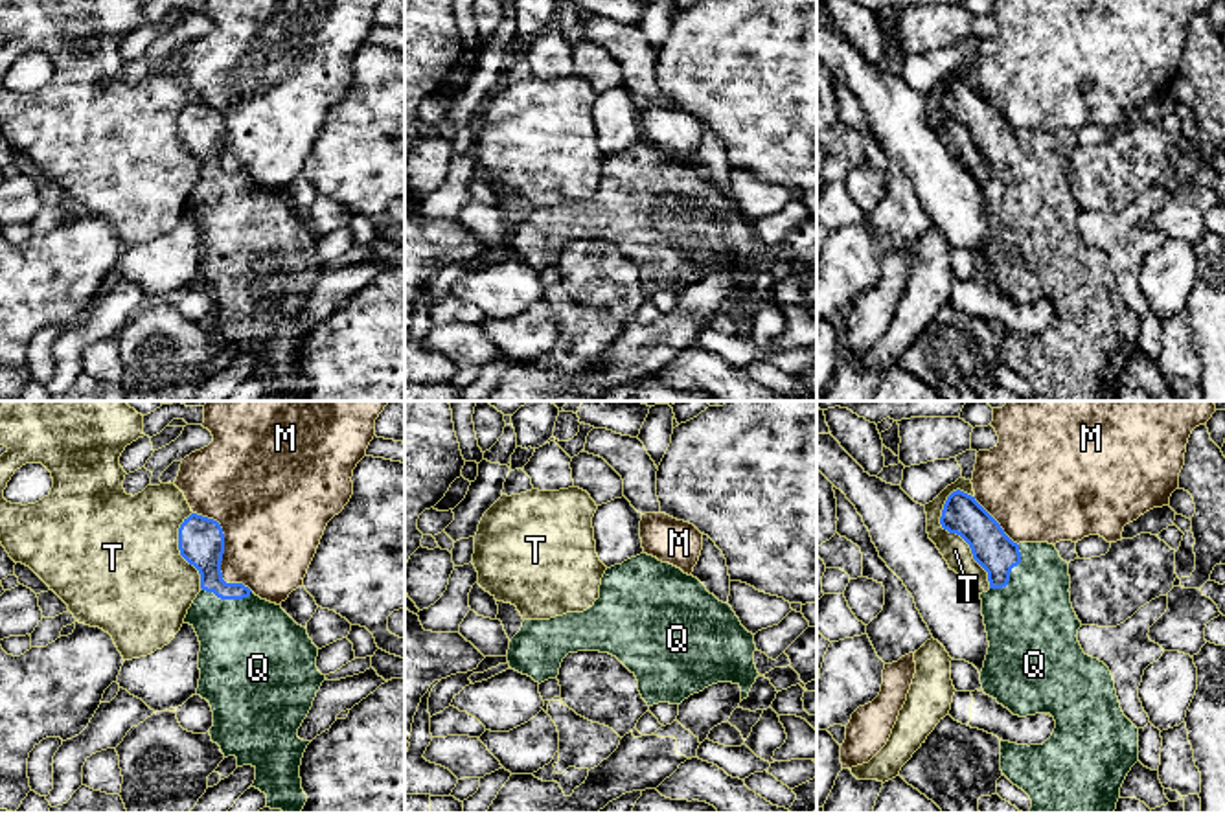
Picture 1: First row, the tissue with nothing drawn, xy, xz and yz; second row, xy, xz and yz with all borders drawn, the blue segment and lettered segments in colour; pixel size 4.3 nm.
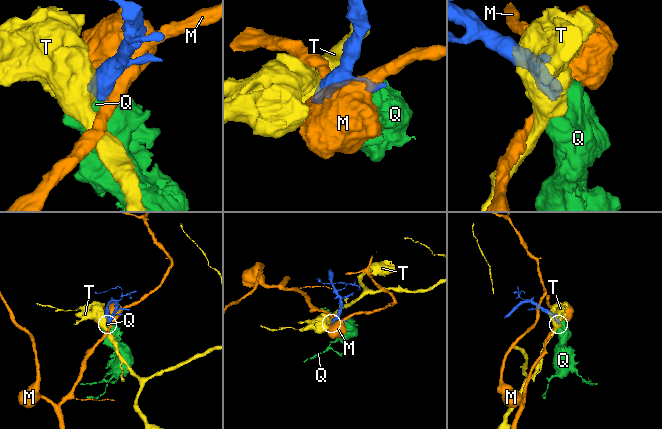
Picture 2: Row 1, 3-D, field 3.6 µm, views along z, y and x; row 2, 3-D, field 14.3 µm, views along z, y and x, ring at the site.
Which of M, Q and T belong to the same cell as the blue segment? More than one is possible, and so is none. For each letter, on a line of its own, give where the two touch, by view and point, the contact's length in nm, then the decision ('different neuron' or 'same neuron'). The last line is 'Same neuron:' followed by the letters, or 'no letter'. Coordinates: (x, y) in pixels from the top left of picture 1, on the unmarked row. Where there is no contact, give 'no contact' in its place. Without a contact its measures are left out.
M: xy (223, 140) | 440 nm | different neuron
Q: yz (1010, 159) | 240 nm | same neuron
T: yz (957, 122) | 460 nm | different neuron
Same neuron: Q

